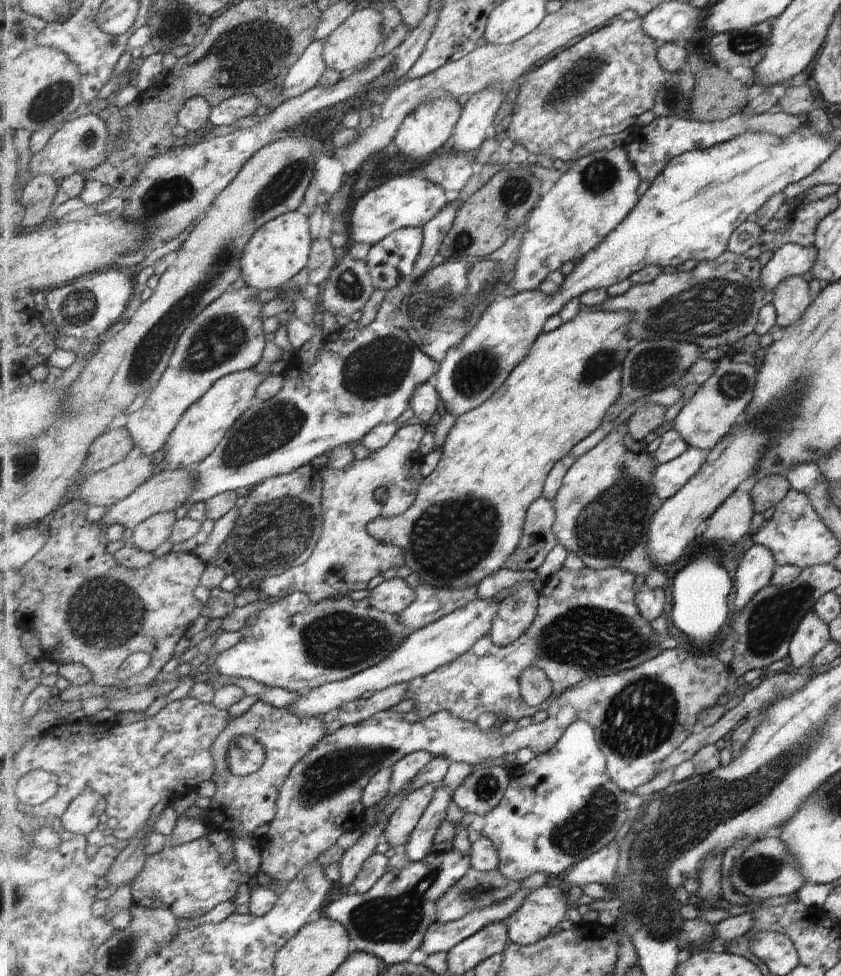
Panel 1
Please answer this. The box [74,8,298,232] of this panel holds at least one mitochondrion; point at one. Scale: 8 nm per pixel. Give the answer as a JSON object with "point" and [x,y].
{"point":[247,54]}

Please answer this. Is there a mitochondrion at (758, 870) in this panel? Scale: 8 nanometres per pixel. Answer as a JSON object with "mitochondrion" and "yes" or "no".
{"mitochondrion":"yes"}

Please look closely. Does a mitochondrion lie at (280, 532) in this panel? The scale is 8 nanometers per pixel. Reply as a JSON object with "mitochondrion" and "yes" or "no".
{"mitochondrion":"yes"}

